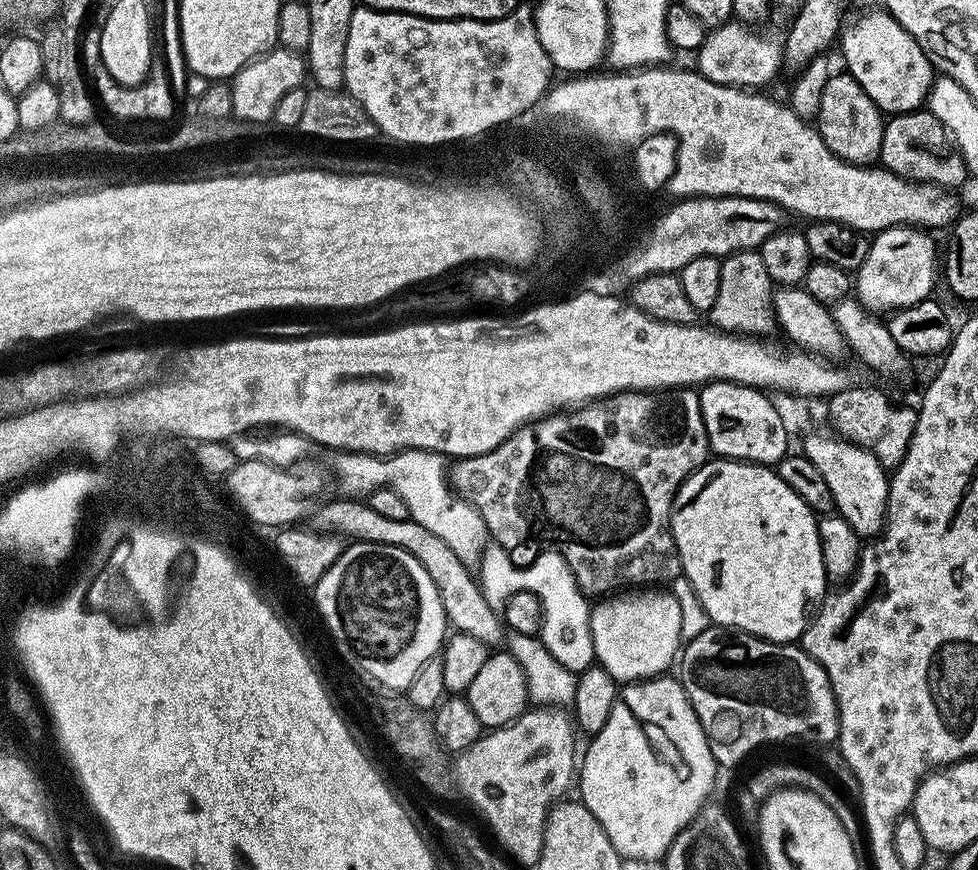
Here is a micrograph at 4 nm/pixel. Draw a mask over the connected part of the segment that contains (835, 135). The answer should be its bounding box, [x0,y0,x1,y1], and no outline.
[814,71,886,166]

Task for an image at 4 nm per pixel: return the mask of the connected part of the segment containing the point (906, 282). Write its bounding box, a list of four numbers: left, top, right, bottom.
[854,224,936,314]

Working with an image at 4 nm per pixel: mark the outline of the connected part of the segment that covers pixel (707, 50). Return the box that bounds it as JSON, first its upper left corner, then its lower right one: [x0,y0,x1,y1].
[695,22,785,90]

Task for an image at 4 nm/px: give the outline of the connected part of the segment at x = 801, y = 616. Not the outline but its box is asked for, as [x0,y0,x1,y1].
[672,459,830,644]

